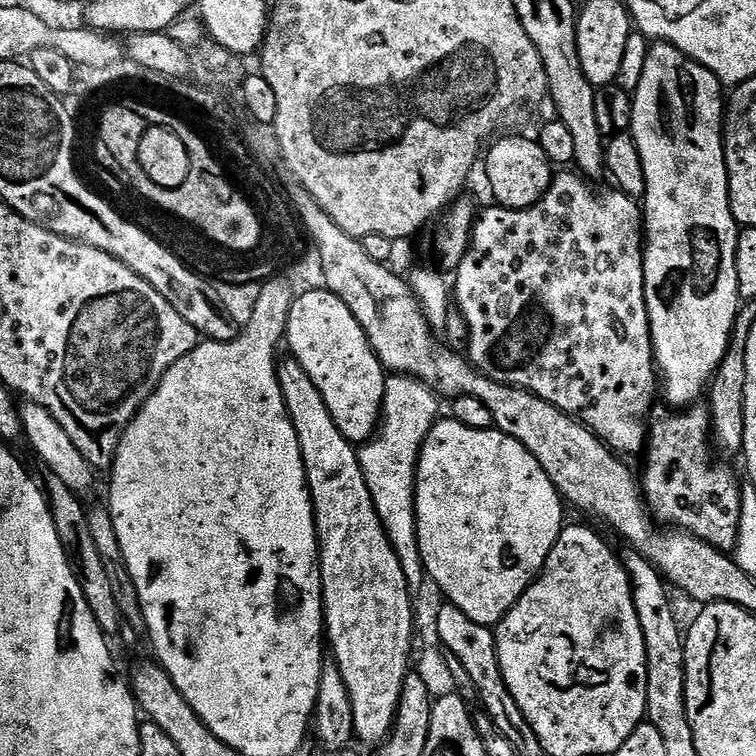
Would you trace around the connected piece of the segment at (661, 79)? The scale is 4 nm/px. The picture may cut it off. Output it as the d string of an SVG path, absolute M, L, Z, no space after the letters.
M656 42L649 47L646 54L646 67L642 70L642 82L638 82L632 97L634 114L632 115L632 137L636 139L638 154L642 154L642 166L646 174L646 190L642 197L642 232L646 237L644 244L644 297L648 307L648 321L652 331L652 350L659 375L662 377L662 396L669 400L671 407L683 410L699 401L705 395L706 389L713 376L716 375L718 366L732 341L732 331L736 325L736 316L740 313L742 301L738 290L738 270L736 269L736 243L740 237L740 228L734 214L730 210L728 197L728 171L724 161L724 114L726 100L722 95L720 79L706 66L697 60L691 60L682 50L672 44Z

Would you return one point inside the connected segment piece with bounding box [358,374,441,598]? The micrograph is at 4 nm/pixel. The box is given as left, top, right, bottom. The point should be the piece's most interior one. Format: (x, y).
(389, 460)

